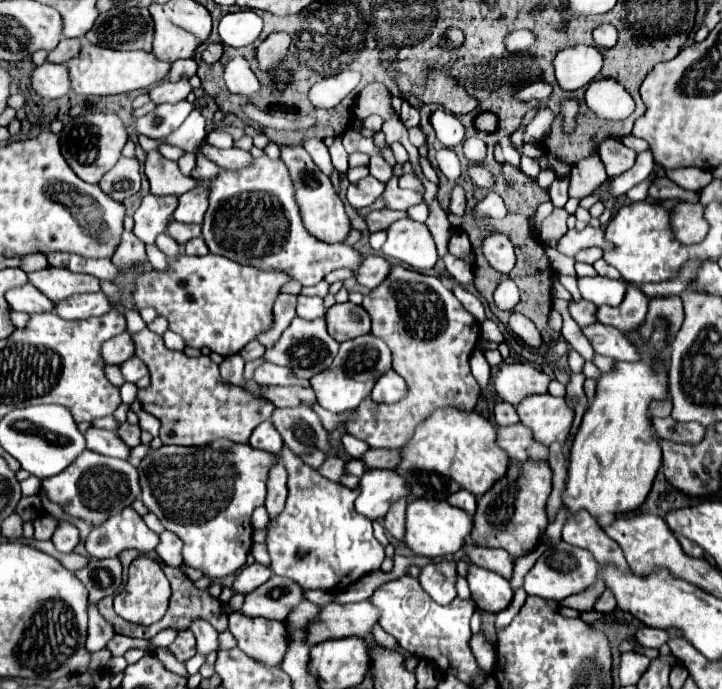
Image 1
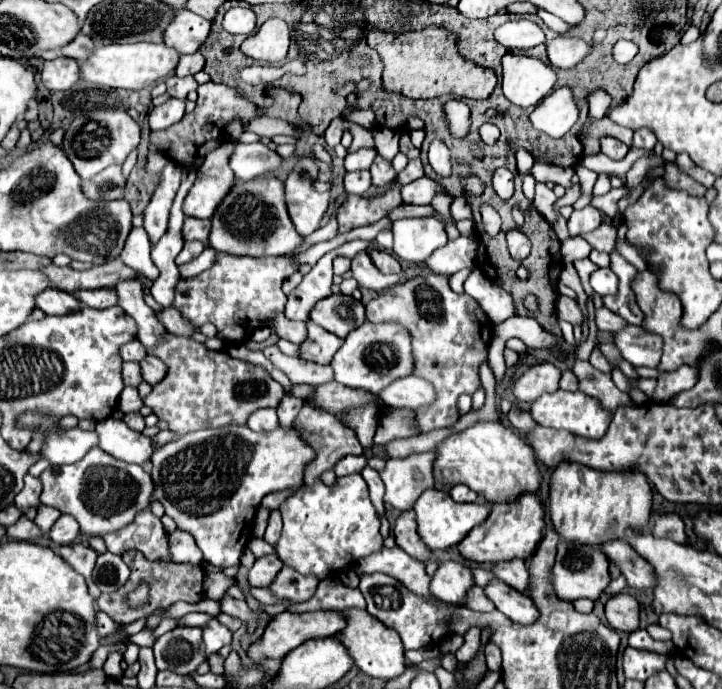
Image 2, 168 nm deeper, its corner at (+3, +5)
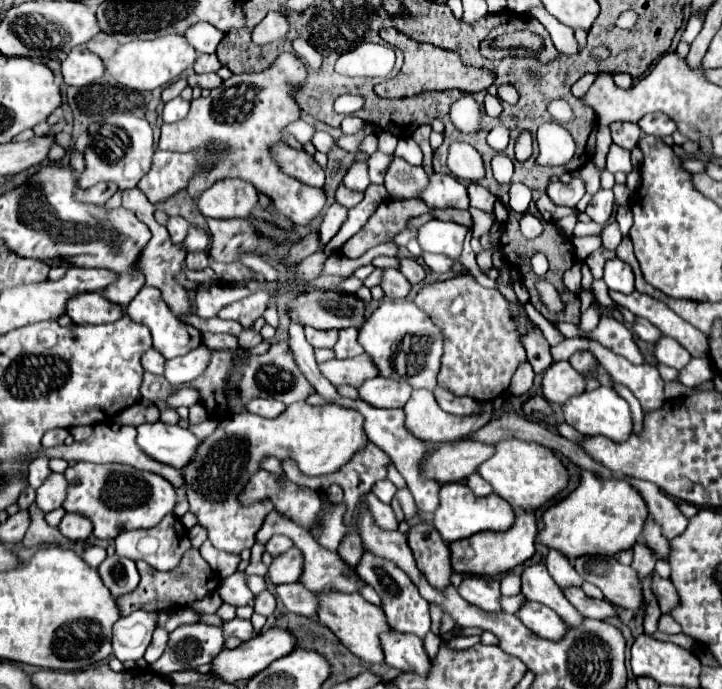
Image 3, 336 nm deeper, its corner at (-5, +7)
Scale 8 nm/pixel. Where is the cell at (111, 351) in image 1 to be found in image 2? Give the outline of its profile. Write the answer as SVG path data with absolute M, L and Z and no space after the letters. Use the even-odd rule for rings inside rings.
M132 340L132 342L128 342L128 344L124 344L124 346L120 348L120 356L122 356L124 360L142 362L142 360L148 356L148 352L146 352L146 348L144 348L138 340Z

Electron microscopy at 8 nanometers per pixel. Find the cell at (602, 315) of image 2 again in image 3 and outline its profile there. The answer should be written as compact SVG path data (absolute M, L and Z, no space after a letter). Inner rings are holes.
M634 318L632 322L632 332L640 338L640 340L646 340L646 342L656 342L656 338L660 338L662 334L658 332L658 328L654 324L650 324L648 320L644 318Z

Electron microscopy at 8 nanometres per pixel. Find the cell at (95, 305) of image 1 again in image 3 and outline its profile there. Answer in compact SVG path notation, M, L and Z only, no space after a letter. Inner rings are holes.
M122 274L120 280L108 284L108 288L102 290L102 296L112 304L126 306L140 292L142 286L144 286L142 274Z

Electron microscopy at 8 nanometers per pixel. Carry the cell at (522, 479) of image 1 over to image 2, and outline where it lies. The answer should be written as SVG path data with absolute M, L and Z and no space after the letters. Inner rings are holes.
M536 494L520 496L512 504L492 504L492 512L488 520L484 520L480 526L472 528L472 532L458 544L460 554L476 564L496 564L496 562L508 562L508 560L528 560L536 546L540 544L544 536L544 510L536 498Z

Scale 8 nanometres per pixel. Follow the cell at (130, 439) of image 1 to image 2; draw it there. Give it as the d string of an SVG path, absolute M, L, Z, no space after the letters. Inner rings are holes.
M126 414L124 416L124 424L136 432L142 432L144 430L144 416L142 414Z

